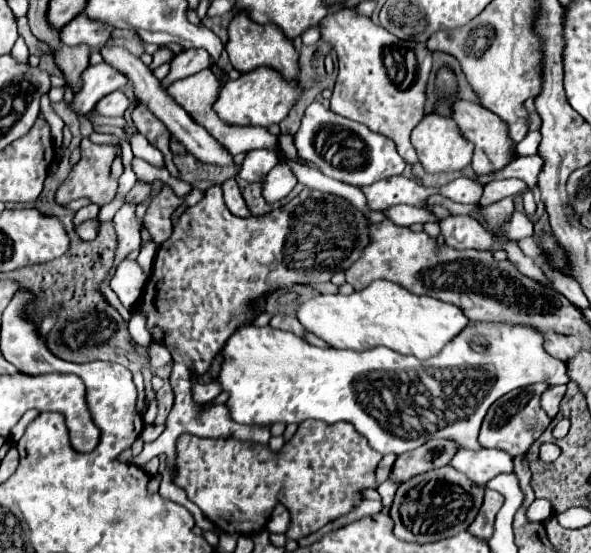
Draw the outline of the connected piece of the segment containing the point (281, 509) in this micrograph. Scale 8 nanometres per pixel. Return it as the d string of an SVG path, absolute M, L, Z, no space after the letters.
M278 503L269 521L267 529L270 533L283 534L287 531L290 524L290 514L284 505Z

